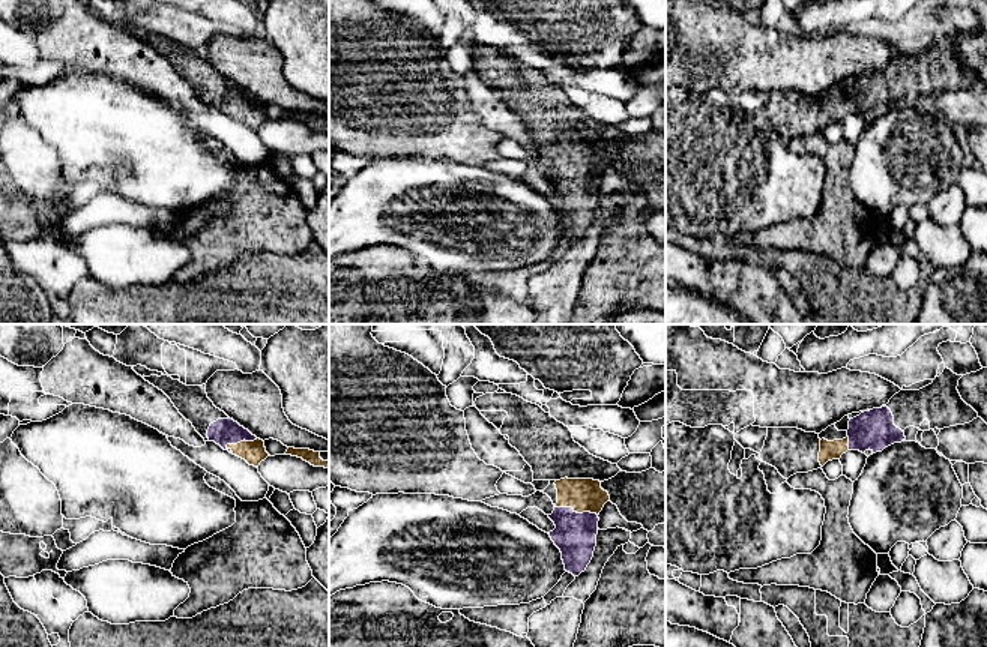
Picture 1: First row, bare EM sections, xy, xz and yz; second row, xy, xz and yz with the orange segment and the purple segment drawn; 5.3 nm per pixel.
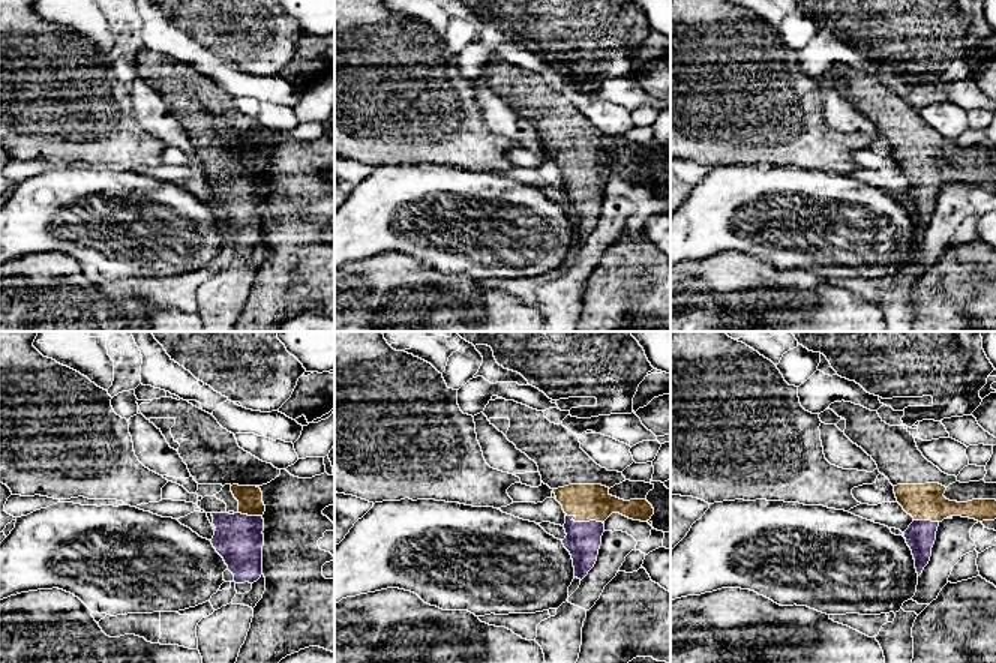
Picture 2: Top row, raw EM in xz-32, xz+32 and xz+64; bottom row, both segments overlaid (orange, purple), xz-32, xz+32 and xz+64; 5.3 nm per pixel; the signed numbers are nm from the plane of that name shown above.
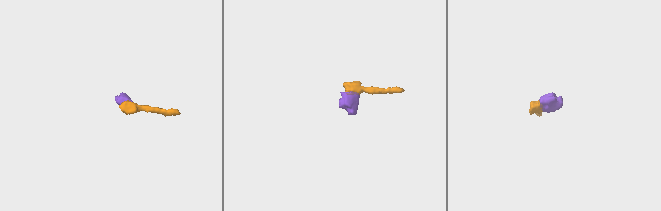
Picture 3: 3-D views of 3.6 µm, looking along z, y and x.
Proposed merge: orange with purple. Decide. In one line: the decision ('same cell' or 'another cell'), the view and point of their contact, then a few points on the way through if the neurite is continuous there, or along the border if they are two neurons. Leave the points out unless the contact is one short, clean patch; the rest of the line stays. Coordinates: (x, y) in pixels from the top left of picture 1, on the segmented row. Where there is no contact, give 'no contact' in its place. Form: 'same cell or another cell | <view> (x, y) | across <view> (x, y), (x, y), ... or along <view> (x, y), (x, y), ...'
same cell | xz (576, 511) | across xz (582, 494), (576, 511), (576, 533)

